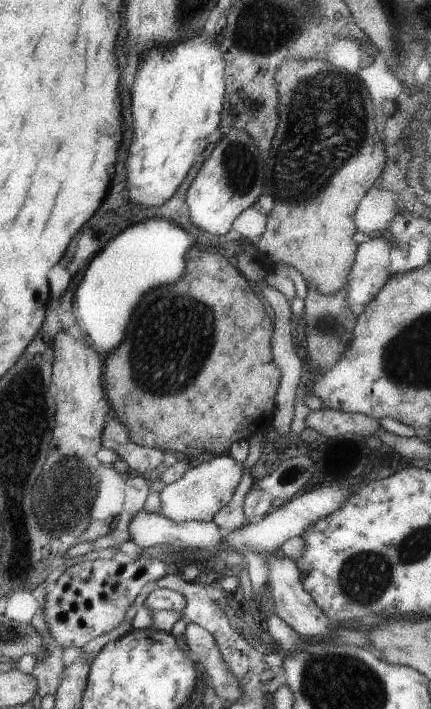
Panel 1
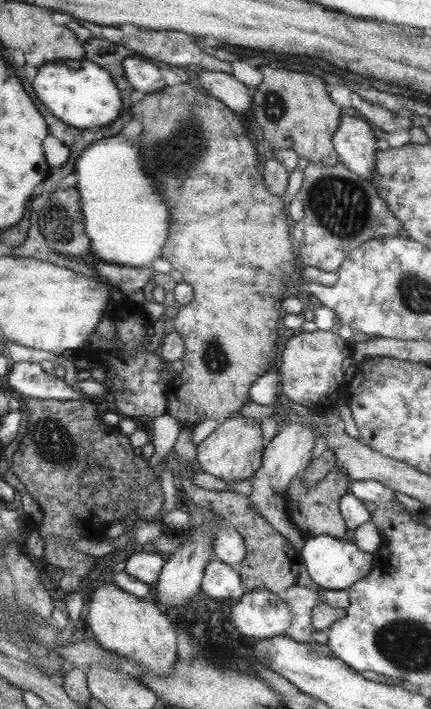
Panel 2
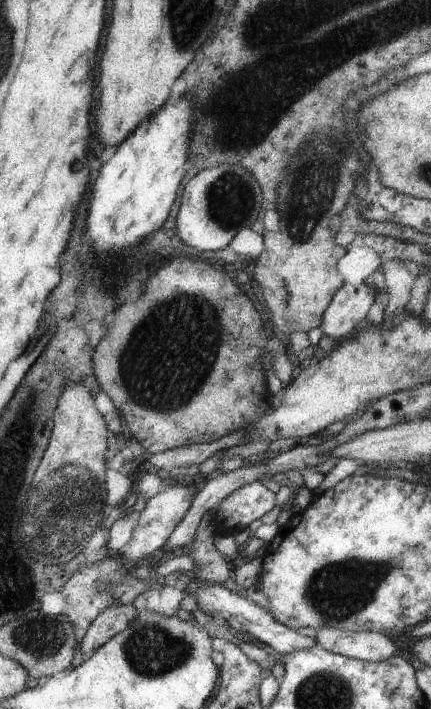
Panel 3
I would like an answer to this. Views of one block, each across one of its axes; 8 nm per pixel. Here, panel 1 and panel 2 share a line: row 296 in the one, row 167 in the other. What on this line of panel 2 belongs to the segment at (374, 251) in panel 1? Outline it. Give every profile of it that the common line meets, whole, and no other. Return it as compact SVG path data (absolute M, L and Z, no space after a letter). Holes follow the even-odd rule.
M350 115L340 118L334 134L333 146L339 161L349 171L367 181L375 176L375 138L367 122Z

